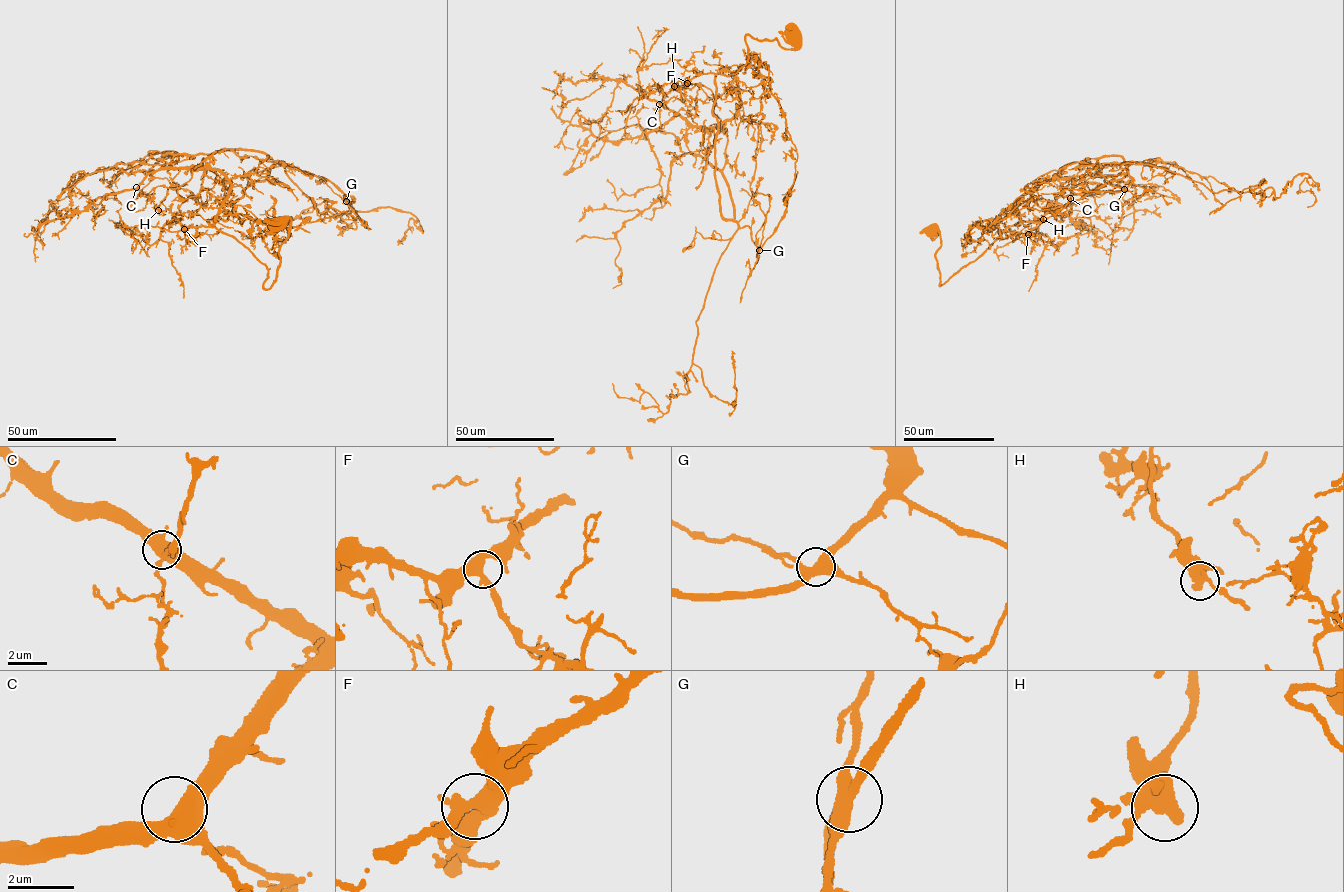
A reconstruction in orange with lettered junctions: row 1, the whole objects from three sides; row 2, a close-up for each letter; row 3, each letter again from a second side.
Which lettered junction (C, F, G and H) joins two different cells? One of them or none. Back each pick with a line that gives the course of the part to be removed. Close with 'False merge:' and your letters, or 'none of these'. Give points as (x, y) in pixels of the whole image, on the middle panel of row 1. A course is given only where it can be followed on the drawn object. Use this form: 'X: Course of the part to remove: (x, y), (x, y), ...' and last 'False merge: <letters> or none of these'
False merge: none of these

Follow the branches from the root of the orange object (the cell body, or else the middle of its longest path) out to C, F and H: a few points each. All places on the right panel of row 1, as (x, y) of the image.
C: (932, 229), (940, 237), (935, 257), (940, 285), (1002, 232), (1028, 232), (1045, 209), (1070, 198)
F: (932, 229), (933, 226), (937, 229), (940, 237), (935, 257), (940, 285), (981, 256), (1002, 232), (1028, 234)
H: (932, 229), (940, 237), (935, 257), (940, 285), (1002, 232), (1025, 234), (1036, 228), (1036, 218), (1043, 219)

